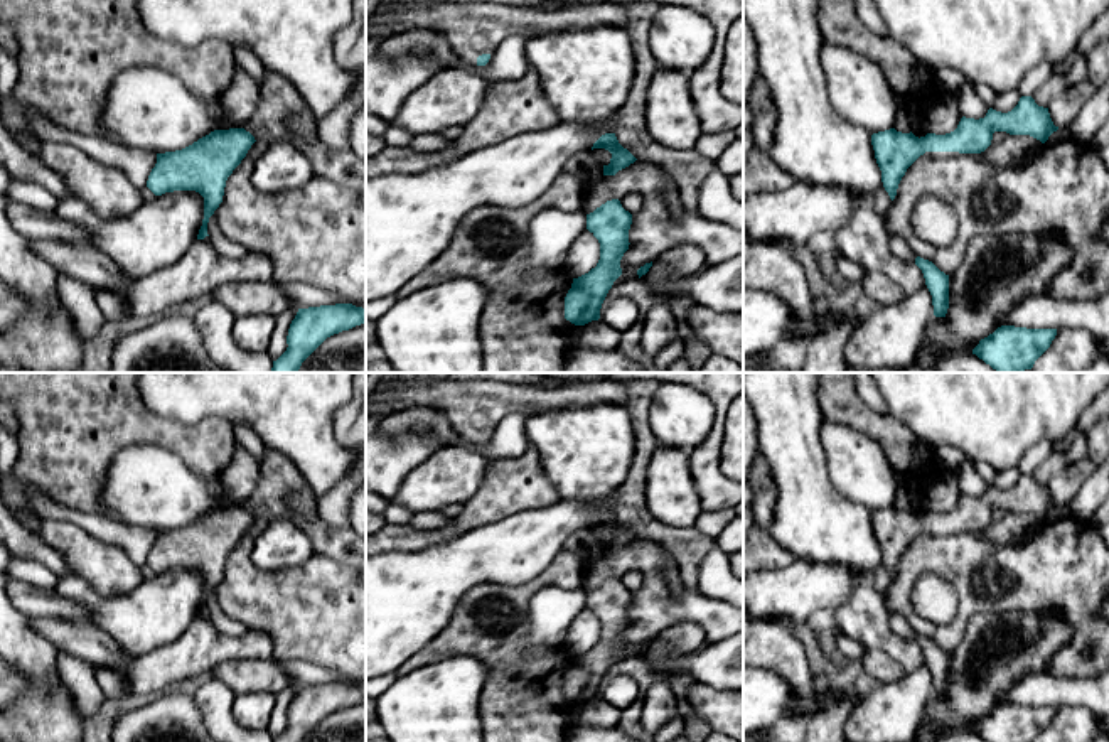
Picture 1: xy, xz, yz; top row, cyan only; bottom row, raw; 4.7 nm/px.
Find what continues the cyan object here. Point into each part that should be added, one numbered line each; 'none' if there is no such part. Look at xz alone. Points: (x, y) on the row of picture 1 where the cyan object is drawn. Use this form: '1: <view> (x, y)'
1: xz (477, 27)

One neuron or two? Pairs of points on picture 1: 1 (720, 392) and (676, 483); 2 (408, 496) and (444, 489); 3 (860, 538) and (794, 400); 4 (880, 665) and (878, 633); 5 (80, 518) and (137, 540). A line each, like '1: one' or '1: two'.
1: two
2: one
3: one
4: two
5: one

